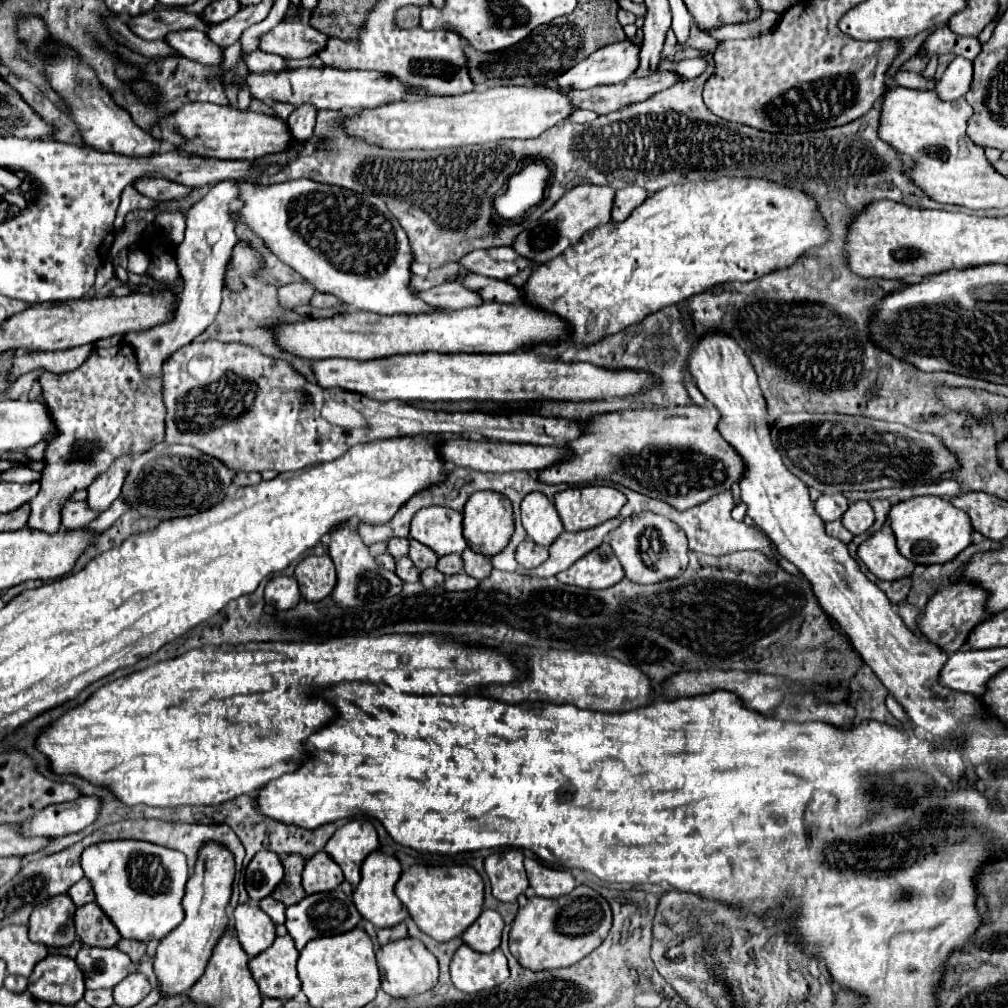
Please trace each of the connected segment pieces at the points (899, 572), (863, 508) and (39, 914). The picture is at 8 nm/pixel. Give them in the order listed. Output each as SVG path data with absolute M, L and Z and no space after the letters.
M888 522L858 546L858 558L876 578L888 582L910 576L916 566L898 552L894 532Z
M860 500L860 502L852 502L850 508L844 512L842 516L842 524L848 532L852 532L854 536L866 532L874 522L874 512L870 508L868 502Z
M68 894L38 904L30 916L30 940L52 948L70 946L76 940L74 910L76 906Z

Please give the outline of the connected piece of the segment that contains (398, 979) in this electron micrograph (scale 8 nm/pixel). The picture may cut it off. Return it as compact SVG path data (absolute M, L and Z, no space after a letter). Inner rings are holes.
M402 938L402 940L390 942L376 952L376 960L378 960L378 968L382 972L382 990L394 998L428 992L438 982L438 962L420 940Z

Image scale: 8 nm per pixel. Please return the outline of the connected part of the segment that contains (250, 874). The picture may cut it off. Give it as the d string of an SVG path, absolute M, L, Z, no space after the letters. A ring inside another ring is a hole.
M268 850L258 852L252 858L252 862L246 866L246 892L250 900L258 902L270 896L276 884L280 884L282 876L284 876L284 868L278 854Z

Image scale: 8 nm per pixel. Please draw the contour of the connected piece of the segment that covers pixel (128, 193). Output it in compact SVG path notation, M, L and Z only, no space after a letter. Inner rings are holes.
M126 186L124 192L122 192L122 202L118 206L118 214L114 221L114 230L118 232L122 226L124 226L124 218L130 210L136 210L136 208L142 208L142 210L154 210L158 206L158 202L150 200L148 196L142 196L140 192L136 192L132 186Z

